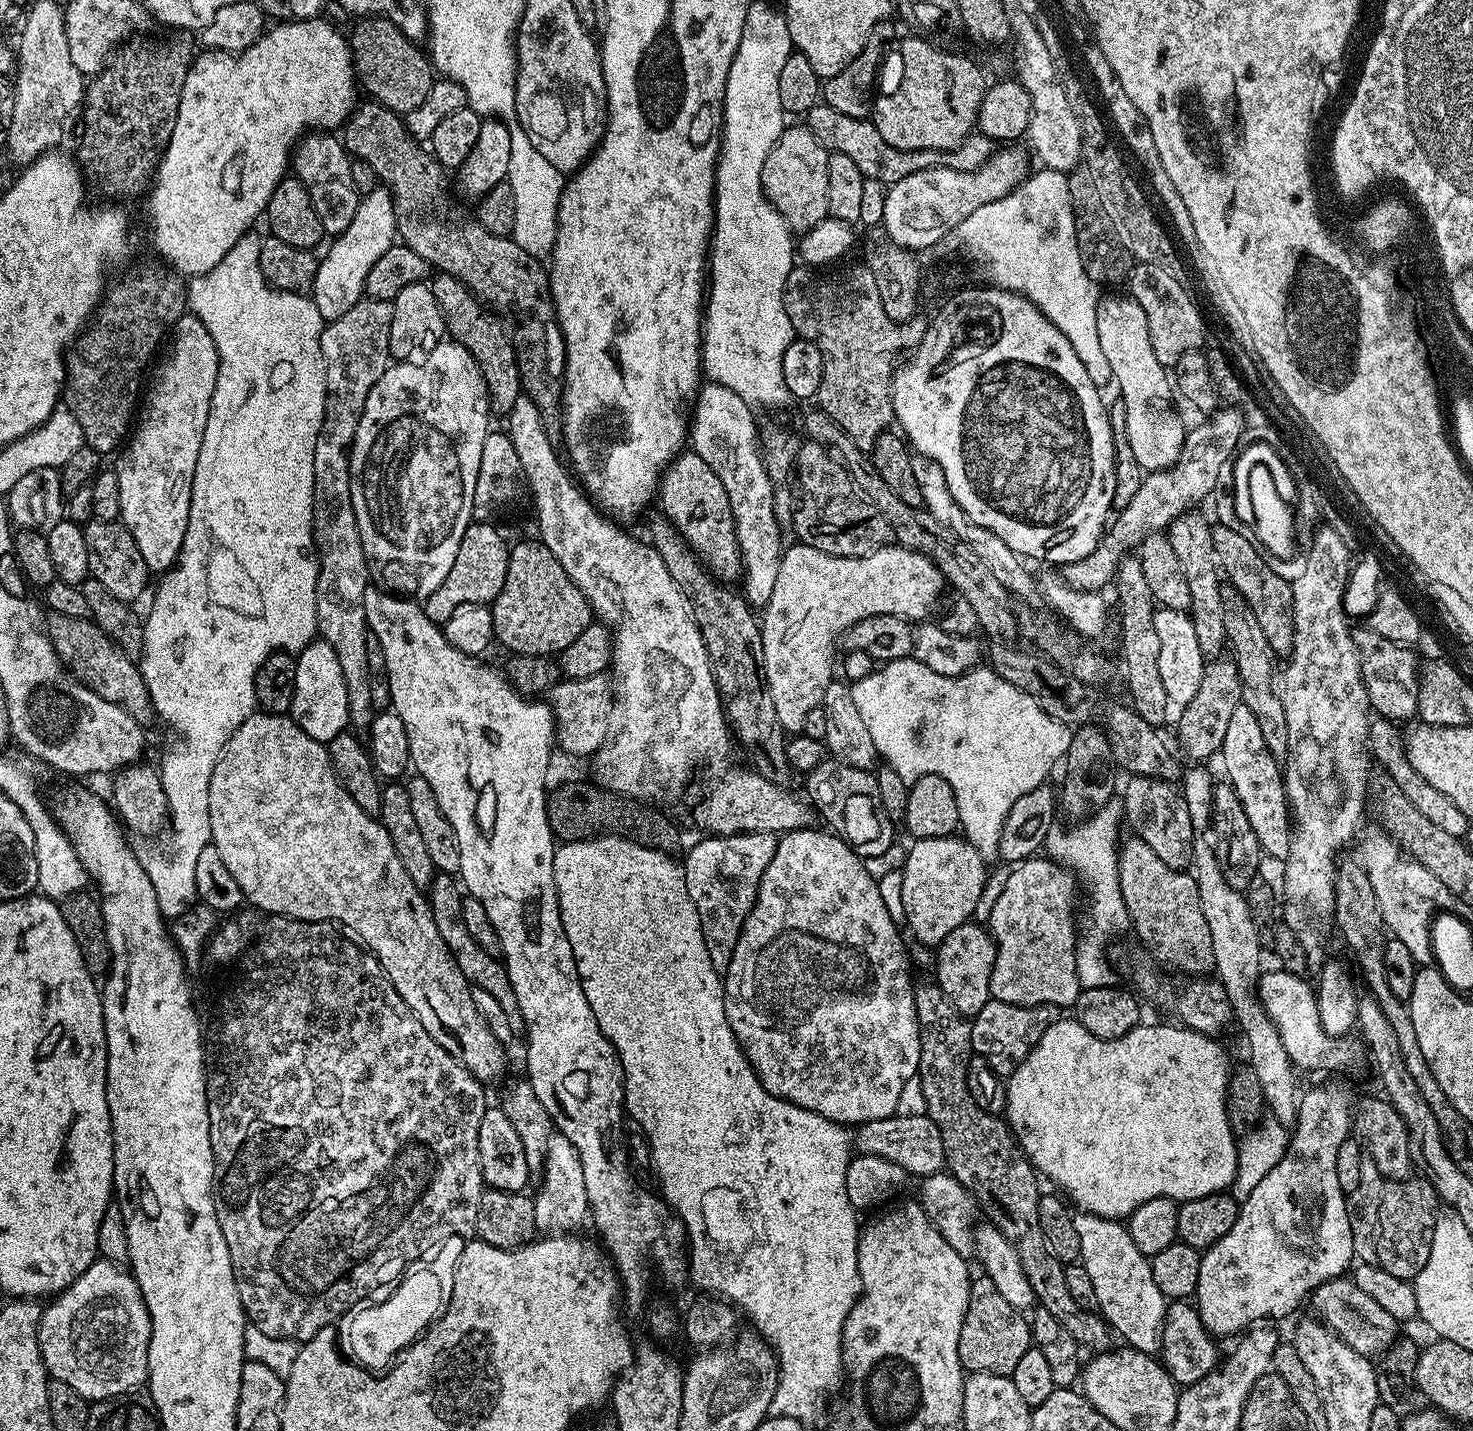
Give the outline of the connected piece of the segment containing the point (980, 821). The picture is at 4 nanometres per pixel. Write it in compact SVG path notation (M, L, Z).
M916 659L894 660L877 667L866 678L855 681L851 685L851 690L855 705L858 706L858 711L862 714L867 729L870 730L874 746L877 747L879 759L885 765L892 767L903 782L910 786L926 774L938 774L942 778L946 778L946 782L950 782L960 807L960 828L963 839L972 843L974 850L978 850L978 854L985 862L992 862L992 859L995 861L1000 855L998 838L1002 838L1002 822L1006 818L1006 814L1010 814L1010 806L1014 806L1014 802L1018 802L1018 798L1022 798L1022 794L1030 794L1030 790L1034 790L1039 784L1043 784L1049 779L1048 775L1051 774L1052 767L1056 763L1059 765L1065 759L1073 735L1069 725L1053 720L1046 714L1046 710L1042 710L1042 706L1038 706L1038 702L1034 702L1034 698L1030 698L1030 694L1022 694L1022 690L1018 690L1018 686L1010 686L1010 682L1001 680L1000 675L987 666L977 666L972 671L966 671L960 677L942 677Z

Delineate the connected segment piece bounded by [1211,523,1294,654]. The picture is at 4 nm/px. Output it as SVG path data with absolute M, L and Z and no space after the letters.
M1219 523L1212 527L1211 542L1216 558L1227 583L1238 589L1240 599L1254 610L1254 618L1258 618L1258 626L1262 626L1262 634L1266 634L1266 642L1277 654L1288 654L1292 651L1294 630L1292 629L1292 585L1288 576L1276 574L1266 564L1266 555L1255 544L1255 541L1243 531L1236 531Z

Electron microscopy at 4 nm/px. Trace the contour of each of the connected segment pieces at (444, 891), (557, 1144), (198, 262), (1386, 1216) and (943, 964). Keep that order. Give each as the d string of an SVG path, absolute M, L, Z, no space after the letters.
M437 874L432 879L432 886L427 889L426 895L430 910L434 914L435 935L444 945L444 949L454 958L458 970L464 972L464 977L468 979L469 984L487 990L502 1005L502 1010L506 1010L506 1018L510 1018L510 1030L513 1034L523 1033L525 1031L524 1019L520 1016L518 998L514 998L514 986L510 986L510 978L504 968L503 959L482 950L482 946L474 942L470 930L466 930L466 921L462 918L464 896L457 877L452 874Z
M559 1134L552 1135L539 1176L540 1189L534 1192L534 1218L537 1229L544 1234L575 1233L579 1229L576 1227L583 1220L587 1221L590 1213L586 1198L586 1181L582 1178L582 1162L578 1158L578 1150L570 1146L570 1138Z
M313 18L311 20L285 20L276 22L265 31L263 36L253 42L245 52L217 52L215 50L204 50L193 59L188 67L186 82L182 86L182 98L178 102L178 118L174 122L174 130L170 134L170 142L160 158L160 165L154 173L154 185L156 189L148 196L148 216L152 219L152 240L156 248L169 260L171 271L184 278L201 276L218 266L226 254L244 236L249 235L252 223L265 215L270 198L278 186L278 182L285 179L290 168L290 157L298 143L305 134L313 130L340 130L343 129L349 116L356 111L358 99L356 100L356 88L358 92L358 81L356 70L352 62L352 49L349 41L332 24L327 24L324 18Z
M1409 1176L1404 1180L1385 1183L1379 1202L1376 1231L1376 1261L1380 1268L1396 1278L1413 1281L1430 1256L1439 1208L1440 1201L1435 1188L1425 1177Z
M969 922L958 926L935 949L936 976L934 983L940 987L942 994L954 1002L956 1008L966 1017L973 1017L992 999L990 990L990 974L994 970L996 942L992 933L983 923Z

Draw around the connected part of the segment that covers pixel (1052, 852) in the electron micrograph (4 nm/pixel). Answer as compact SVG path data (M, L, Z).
M1111 800L1084 821L1070 826L1074 828L1054 826L1045 840L1044 850L1049 859L1073 871L1082 883L1083 889L1085 886L1090 900L1089 926L1085 930L1083 927L1082 935L1076 945L1075 969L1078 970L1081 989L1105 988L1113 981L1106 960L1106 942L1114 934L1124 930L1126 932L1130 926L1128 911L1122 900L1121 887L1118 885L1119 824L1122 824L1122 808L1117 801Z

